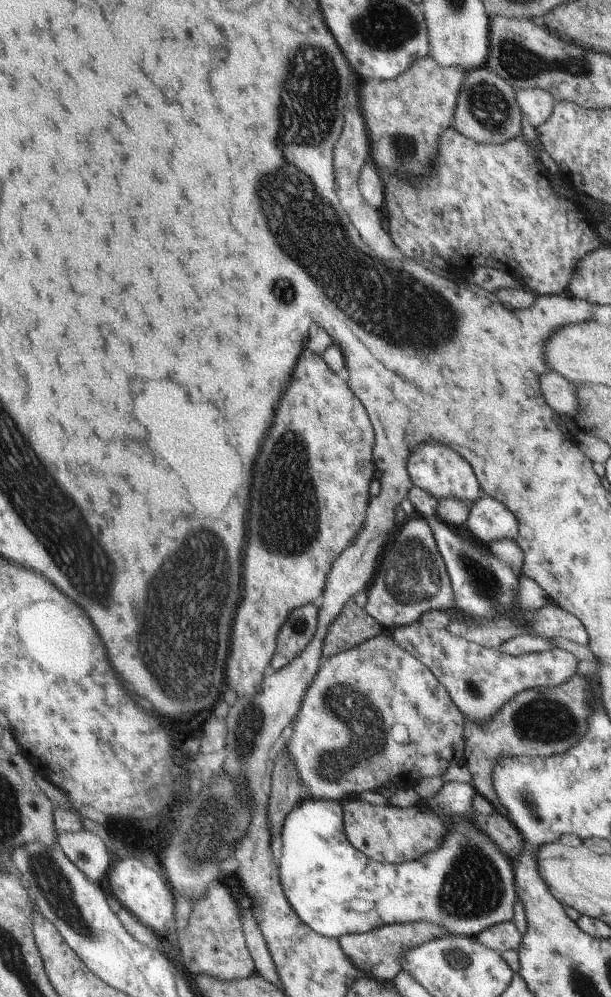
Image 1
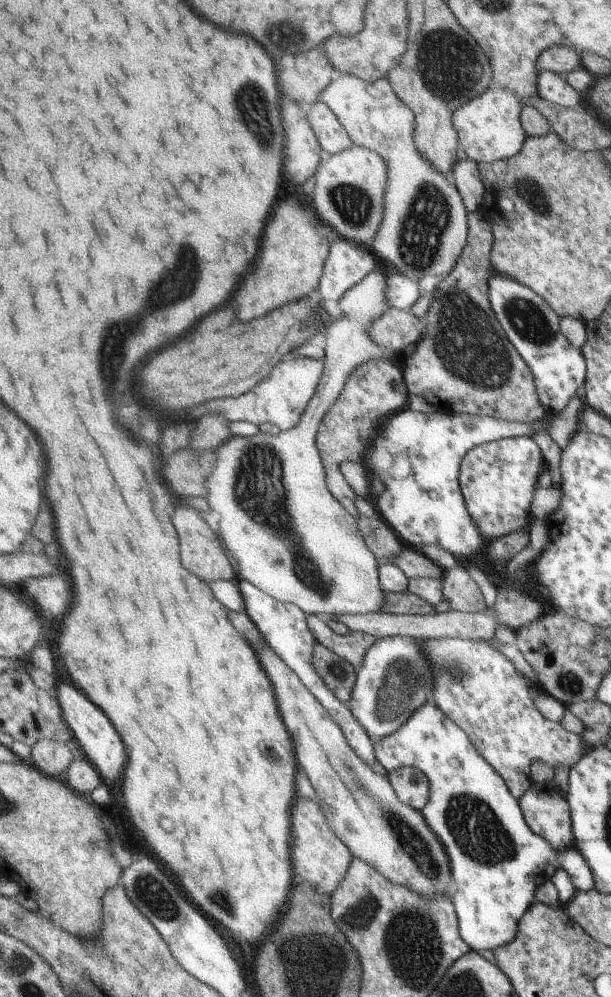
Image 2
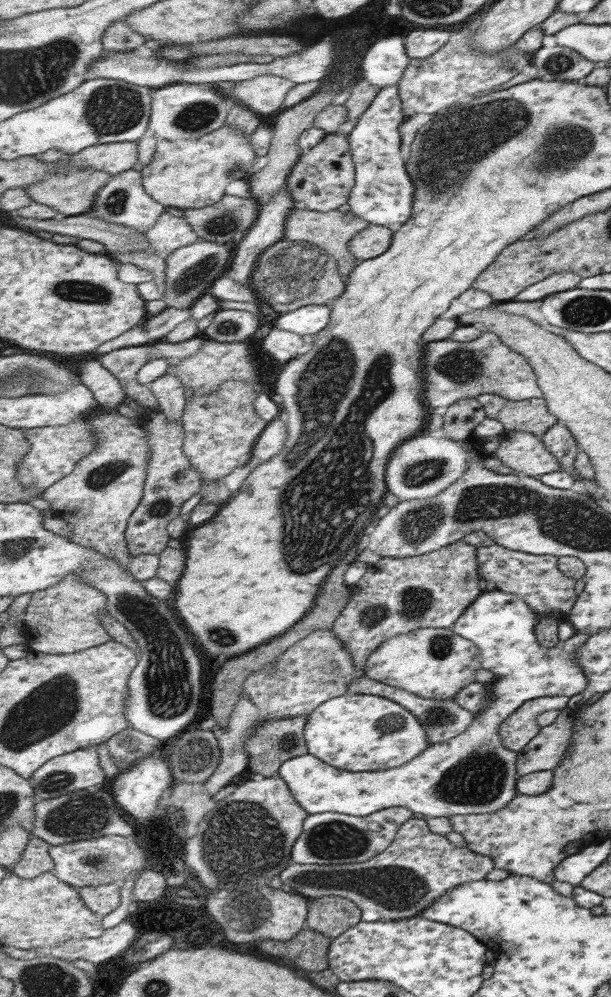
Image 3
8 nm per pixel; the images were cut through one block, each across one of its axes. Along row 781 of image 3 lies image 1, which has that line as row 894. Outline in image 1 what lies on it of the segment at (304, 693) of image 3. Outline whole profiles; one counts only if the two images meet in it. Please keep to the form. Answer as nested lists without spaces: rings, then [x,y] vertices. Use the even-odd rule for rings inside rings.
[[[216,882],[208,887],[208,894],[204,896],[204,898],[198,898],[194,903],[194,910],[192,910],[192,924],[189,927],[180,929],[179,932],[179,940],[180,940],[180,948],[181,955],[183,959],[183,967],[187,969],[187,971],[194,977],[202,976],[202,974],[210,974],[210,976],[214,976],[214,978],[220,978],[220,980],[244,980],[244,978],[250,978],[258,974],[258,966],[256,966],[256,960],[254,960],[254,956],[252,956],[252,952],[250,952],[250,948],[248,948],[248,940],[246,940],[246,932],[244,932],[244,922],[242,922],[242,916],[240,916],[240,906],[244,903],[239,903],[236,898],[234,898],[234,892],[226,886],[226,884],[222,884],[220,882]]]

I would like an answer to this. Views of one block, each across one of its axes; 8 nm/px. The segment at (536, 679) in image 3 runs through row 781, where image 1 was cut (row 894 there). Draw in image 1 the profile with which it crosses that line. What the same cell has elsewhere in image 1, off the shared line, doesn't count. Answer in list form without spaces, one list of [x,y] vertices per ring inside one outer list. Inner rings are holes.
[[[447,782],[440,792],[426,802],[438,816],[450,820],[450,832],[442,840],[438,850],[424,854],[418,860],[404,864],[381,863],[359,850],[346,838],[345,809],[347,803],[338,800],[309,796],[290,812],[279,844],[279,869],[286,896],[290,904],[300,914],[300,918],[330,938],[342,938],[347,934],[366,934],[376,928],[395,924],[432,922],[442,926],[445,935],[474,938],[491,926],[510,922],[514,918],[516,891],[514,890],[514,870],[512,862],[502,850],[474,826],[474,788],[471,783]]]

